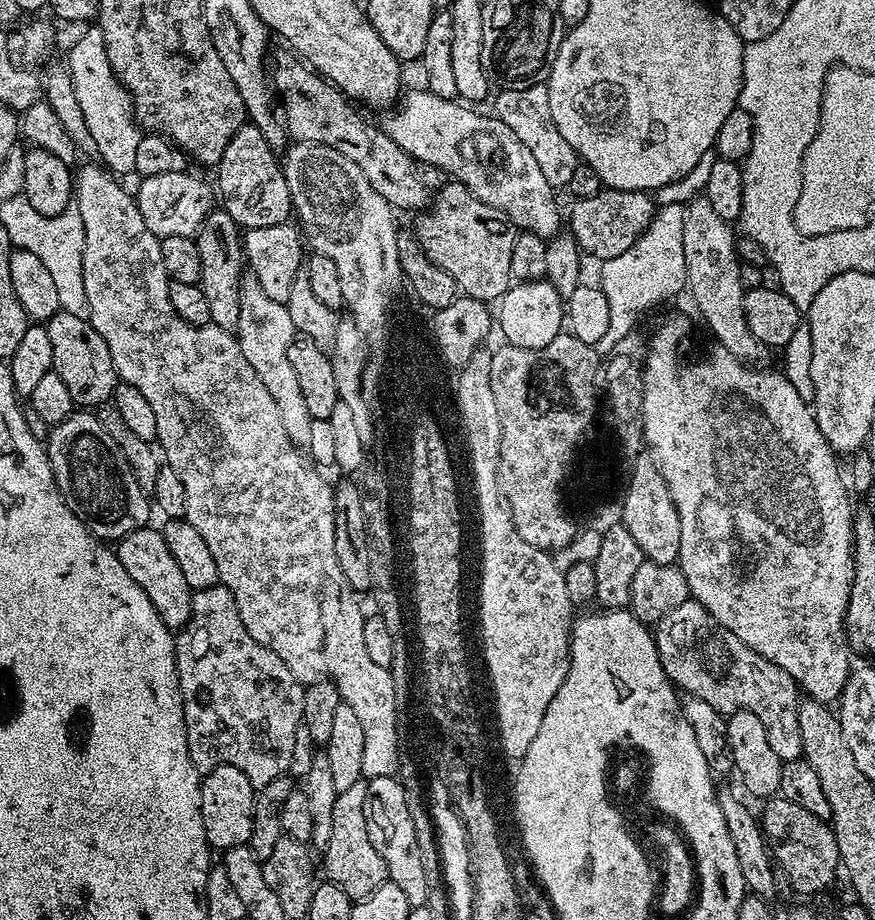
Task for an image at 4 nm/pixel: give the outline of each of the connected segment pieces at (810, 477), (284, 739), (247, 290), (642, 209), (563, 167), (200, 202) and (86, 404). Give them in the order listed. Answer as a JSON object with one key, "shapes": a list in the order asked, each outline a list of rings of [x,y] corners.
{"shapes":[[[[682,317],[668,320],[647,341],[644,357],[644,393],[642,394],[642,426],[647,451],[652,451],[651,459],[660,468],[662,478],[674,498],[678,510],[678,522],[682,522],[682,546],[678,567],[686,578],[689,597],[697,600],[702,608],[715,618],[717,625],[724,628],[744,647],[754,650],[762,658],[774,662],[790,678],[794,678],[797,689],[805,697],[825,702],[839,701],[848,681],[848,673],[854,667],[853,653],[848,646],[848,636],[844,632],[844,619],[848,609],[848,599],[852,589],[852,517],[854,503],[848,497],[849,485],[845,473],[840,473],[837,453],[826,442],[816,421],[815,411],[802,400],[801,395],[784,376],[783,371],[763,372],[760,366],[746,366],[726,349],[717,347],[716,352],[701,360],[684,364],[684,339],[688,336],[688,324]]],[[[223,584],[197,588],[192,593],[192,609],[184,627],[175,633],[176,669],[180,679],[180,693],[184,703],[186,742],[192,765],[201,770],[216,768],[219,764],[235,766],[250,778],[253,789],[270,786],[285,775],[293,757],[294,734],[304,719],[305,685],[290,674],[286,662],[266,646],[250,638],[250,630],[242,626],[238,602]]],[[[255,278],[245,279],[240,289],[240,314],[234,335],[246,362],[254,366],[254,374],[258,374],[270,398],[274,398],[274,406],[278,406],[278,418],[282,418],[282,426],[286,429],[290,442],[293,446],[307,446],[313,418],[310,409],[306,407],[306,401],[302,399],[302,389],[294,374],[294,366],[290,366],[288,351],[298,333],[294,322],[290,322],[288,305],[269,298]]],[[[604,188],[593,196],[582,197],[575,201],[572,213],[567,213],[566,222],[572,226],[570,233],[576,239],[581,253],[590,255],[596,262],[603,262],[610,258],[618,258],[618,254],[626,254],[634,242],[650,226],[656,216],[657,201],[651,200],[648,192],[634,190],[618,190]]],[[[547,84],[526,87],[524,90],[503,89],[497,95],[499,96],[494,109],[496,118],[513,130],[518,140],[534,155],[542,174],[545,175],[546,182],[549,182],[554,190],[566,188],[580,159],[566,138],[559,133],[558,126],[551,117]]],[[[191,171],[171,172],[145,176],[139,181],[140,189],[135,189],[136,205],[146,222],[146,230],[158,237],[195,237],[204,225],[204,219],[214,211],[214,188],[211,183],[191,176]]],[[[61,311],[47,320],[46,327],[50,334],[50,347],[54,349],[52,371],[62,378],[73,405],[84,410],[96,410],[107,405],[116,392],[118,377],[110,350],[106,350],[106,342],[102,342],[102,334],[94,330],[88,319],[83,320],[78,318],[78,314]]]]}

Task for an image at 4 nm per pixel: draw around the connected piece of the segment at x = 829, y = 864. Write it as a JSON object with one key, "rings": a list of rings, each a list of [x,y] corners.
{"rings":[[[772,798],[765,804],[768,805],[764,813],[761,811],[758,816],[760,826],[764,830],[773,861],[781,873],[784,871],[788,875],[793,890],[804,896],[812,896],[830,887],[836,880],[836,871],[839,873],[842,868],[838,842],[835,841],[831,823],[783,798]]]}

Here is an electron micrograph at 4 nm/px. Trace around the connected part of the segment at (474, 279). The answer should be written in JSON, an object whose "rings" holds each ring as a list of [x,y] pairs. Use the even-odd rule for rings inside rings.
{"rings":[[[450,182],[435,189],[430,207],[417,216],[420,217],[414,223],[414,231],[422,250],[426,250],[430,262],[442,266],[442,270],[454,278],[463,295],[496,302],[512,287],[510,260],[518,229],[502,210],[486,206],[465,184]]]}

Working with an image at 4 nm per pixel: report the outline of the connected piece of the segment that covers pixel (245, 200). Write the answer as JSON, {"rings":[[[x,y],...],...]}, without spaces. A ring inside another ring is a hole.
{"rings":[[[246,122],[236,131],[234,138],[230,138],[230,146],[226,146],[226,154],[222,154],[218,171],[220,171],[220,177],[214,180],[214,184],[218,189],[219,203],[220,200],[224,203],[221,204],[223,211],[228,212],[230,218],[234,218],[234,222],[239,224],[241,229],[289,223],[293,215],[290,186],[286,186],[284,169],[277,153],[266,142],[266,138],[262,138],[262,130],[258,130],[255,124]]]}

